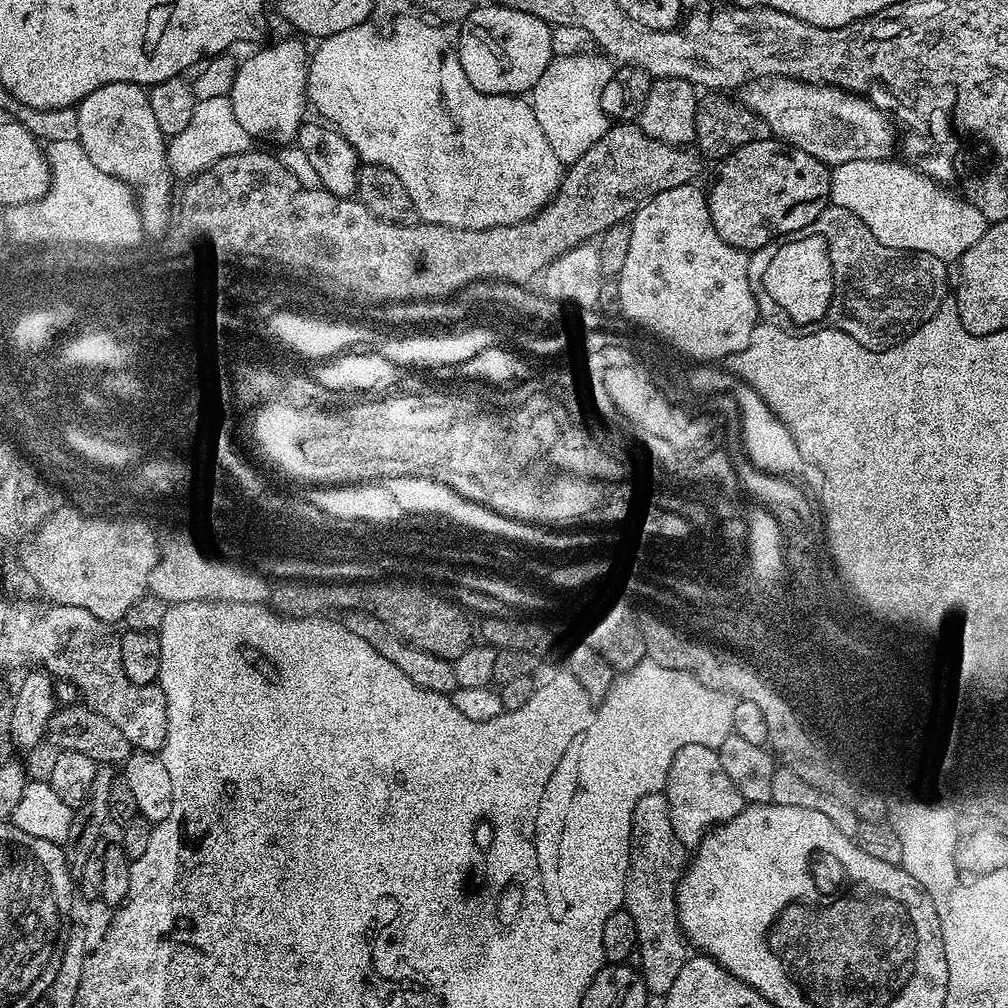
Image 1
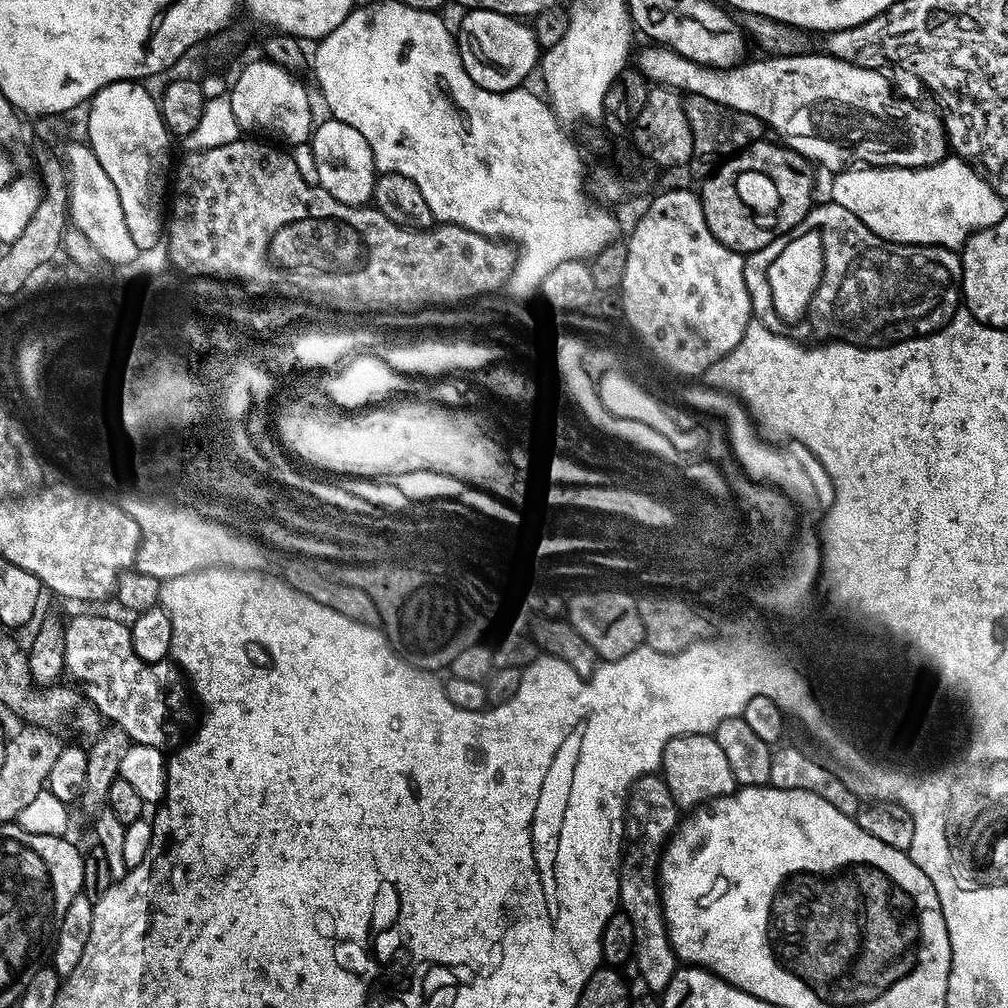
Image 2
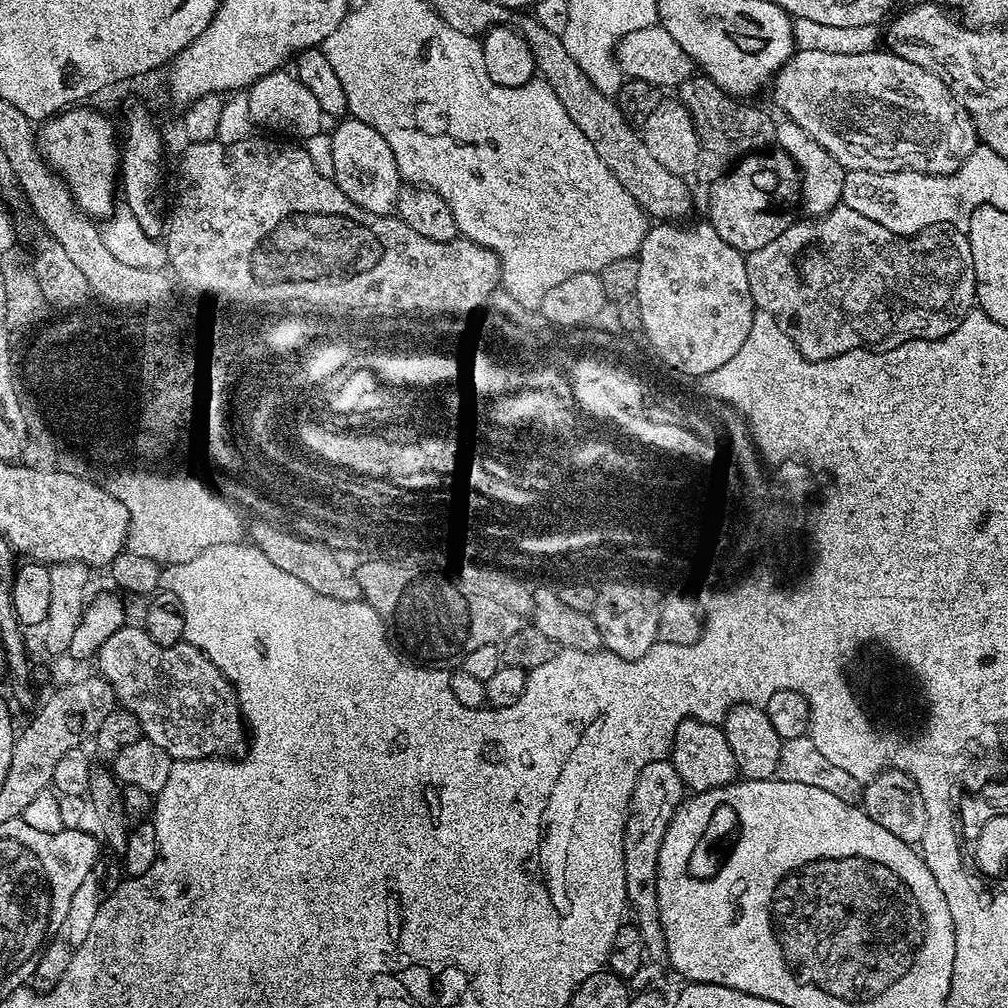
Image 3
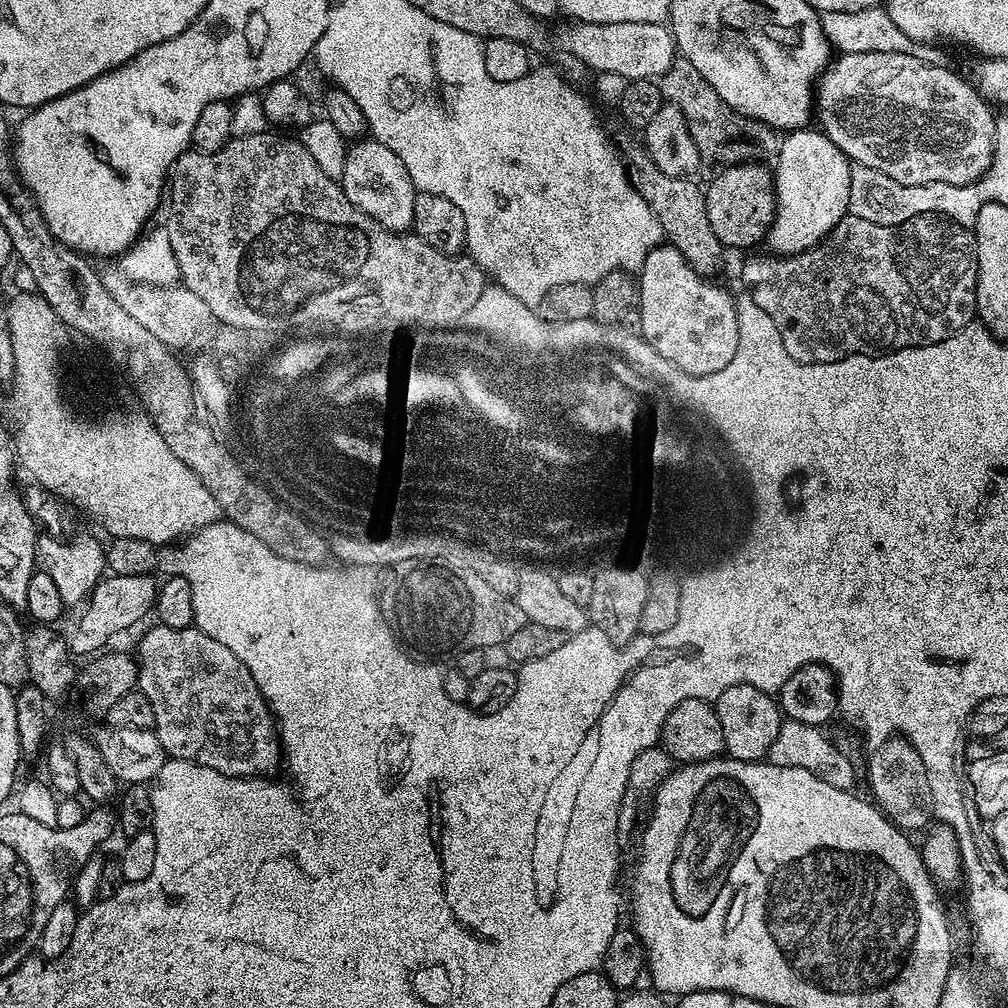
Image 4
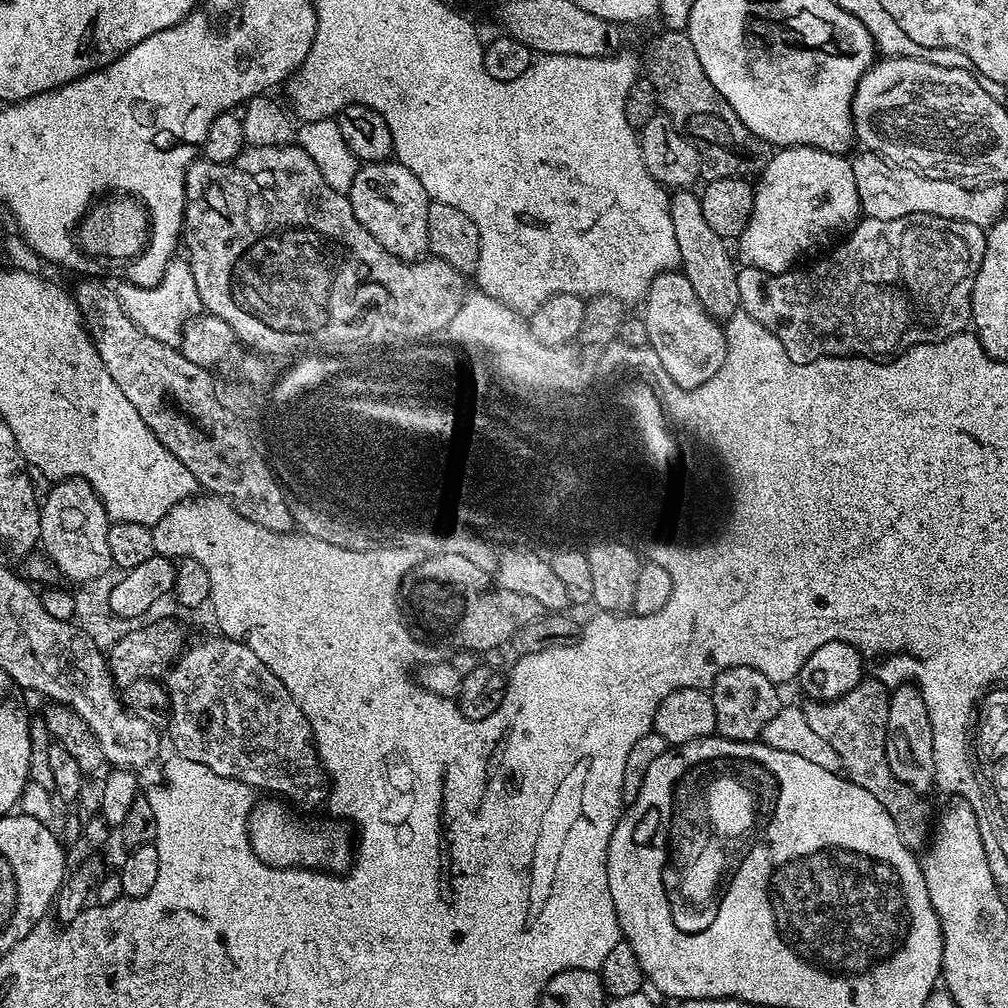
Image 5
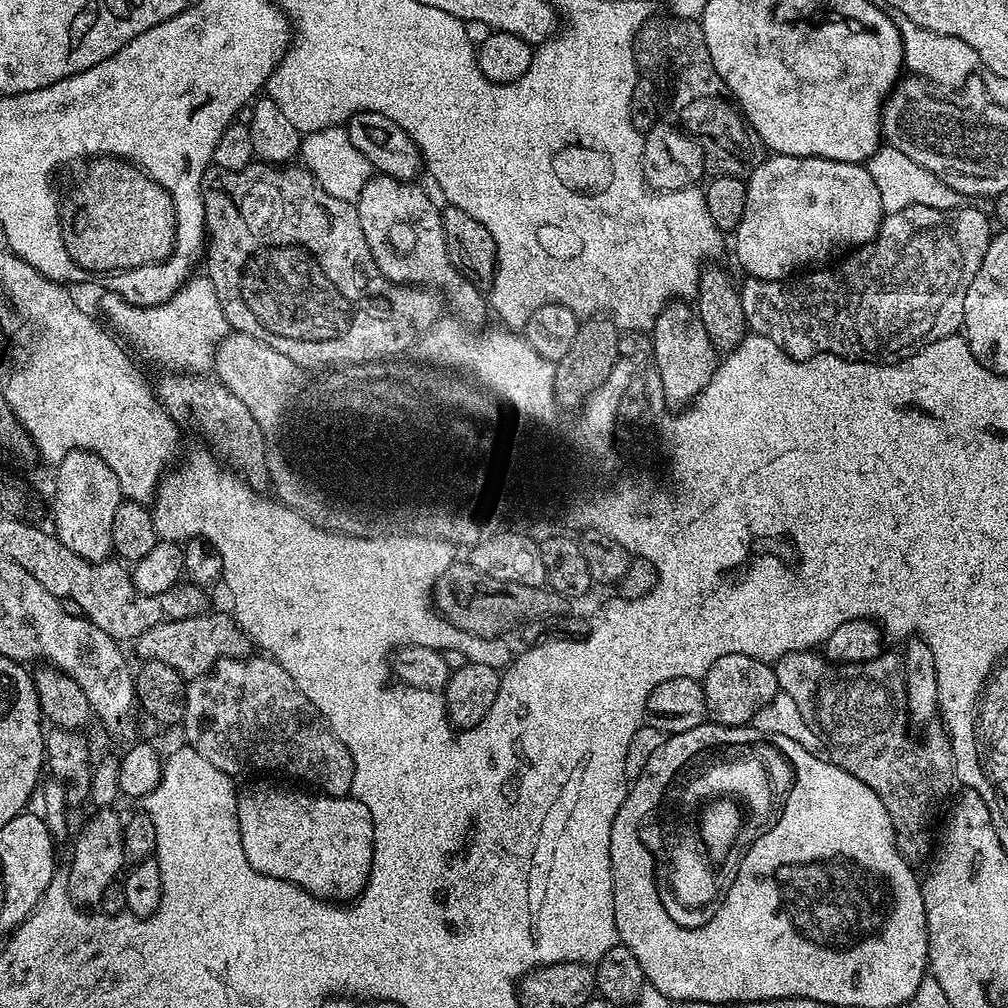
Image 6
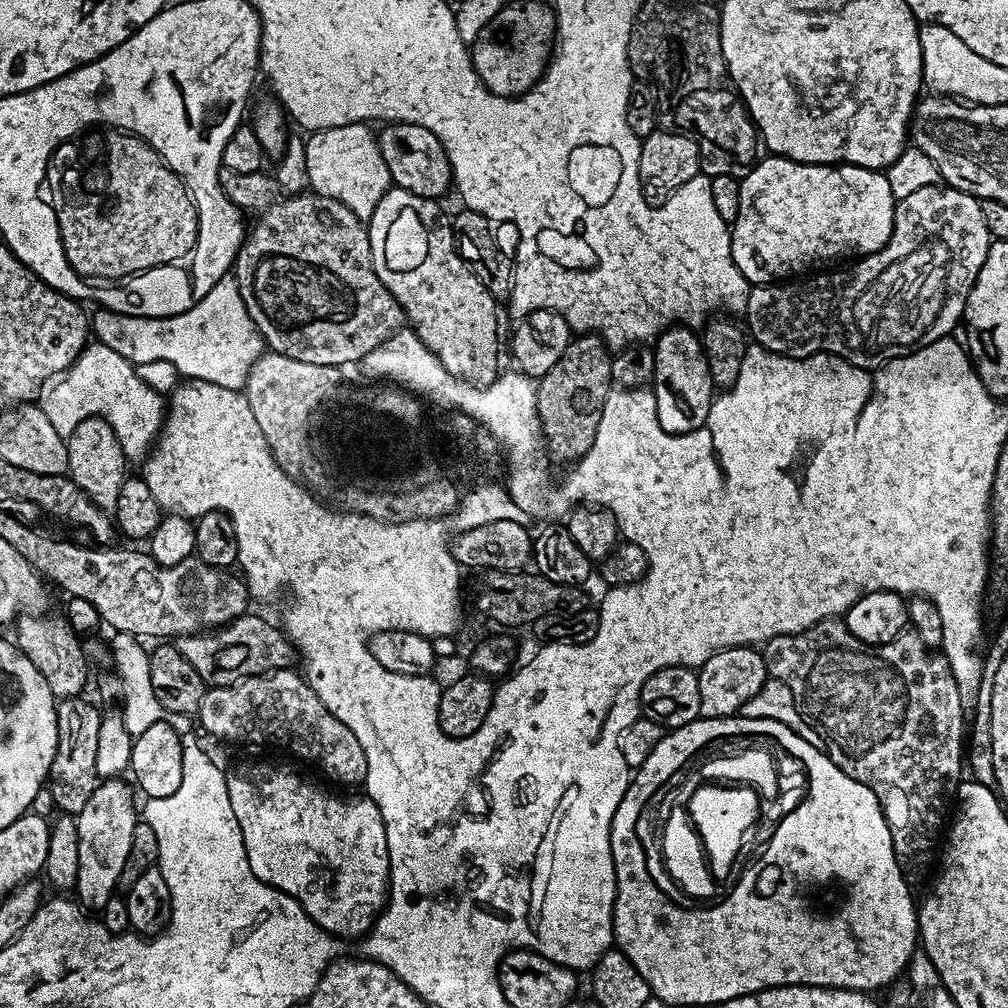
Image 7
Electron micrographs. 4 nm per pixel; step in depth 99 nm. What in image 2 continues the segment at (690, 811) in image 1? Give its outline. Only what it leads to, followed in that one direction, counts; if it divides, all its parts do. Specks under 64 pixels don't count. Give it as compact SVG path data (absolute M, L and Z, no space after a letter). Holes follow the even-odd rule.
M686 734L666 742L662 775L670 794L684 810L691 810L719 796L731 796L738 787L734 770L730 770L730 762L726 762L726 754L722 754L722 746L718 746L712 734Z

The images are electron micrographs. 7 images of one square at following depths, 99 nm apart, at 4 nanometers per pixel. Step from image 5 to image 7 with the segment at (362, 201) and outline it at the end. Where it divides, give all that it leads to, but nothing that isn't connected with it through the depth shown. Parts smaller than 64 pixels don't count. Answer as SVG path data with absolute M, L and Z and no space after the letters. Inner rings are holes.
M391 187L386 194L382 194L382 200L374 206L374 214L366 221L368 237L370 238L370 254L374 262L374 274L378 274L378 278L382 282L382 286L386 286L386 290L390 290L390 294L394 294L394 298L402 306L404 311L404 319L410 325L410 328L416 332L426 347L429 348L442 362L446 370L452 375L456 375L460 379L469 380L471 383L479 386L485 386L492 383L493 364L495 361L495 338L497 334L502 332L502 325L496 321L496 304L497 297L490 294L490 290L486 290L486 286L482 286L482 282L478 282L476 275L470 270L470 266L460 257L460 252L456 249L456 237L452 234L451 223L440 213L440 208L435 199L427 196L419 196L418 194L410 194L410 190L405 188Z

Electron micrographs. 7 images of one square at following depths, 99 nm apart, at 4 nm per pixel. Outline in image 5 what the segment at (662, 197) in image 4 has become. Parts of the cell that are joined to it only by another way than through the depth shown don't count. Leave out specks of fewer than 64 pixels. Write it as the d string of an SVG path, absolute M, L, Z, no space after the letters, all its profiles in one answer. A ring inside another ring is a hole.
M676 190L668 201L670 222L674 222L674 238L678 238L680 247L679 267L684 276L694 286L694 294L698 294L698 302L718 321L726 322L736 312L741 311L738 298L738 264L728 253L725 237L714 234L702 218L702 206L699 195L692 190Z

